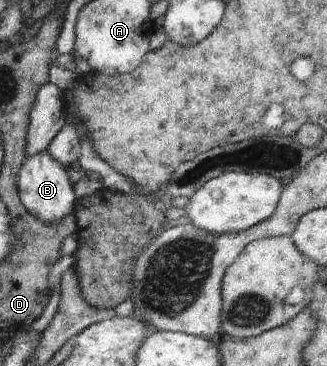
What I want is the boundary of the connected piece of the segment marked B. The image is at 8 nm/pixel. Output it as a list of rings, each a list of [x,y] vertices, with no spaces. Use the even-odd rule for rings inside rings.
[[[41,153],[26,157],[19,168],[17,187],[20,200],[25,209],[44,224],[52,224],[75,212],[78,198],[71,183],[72,173],[64,168],[50,153]]]

